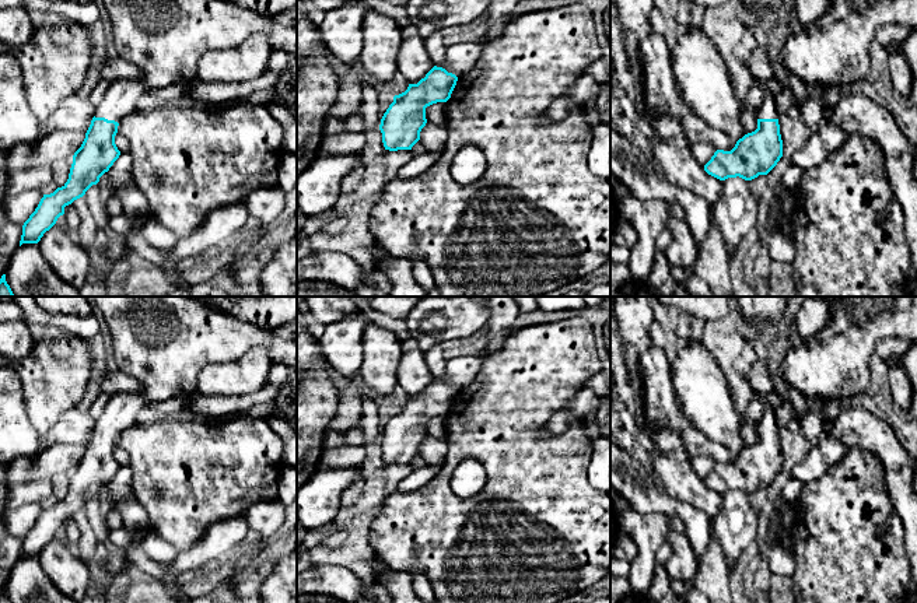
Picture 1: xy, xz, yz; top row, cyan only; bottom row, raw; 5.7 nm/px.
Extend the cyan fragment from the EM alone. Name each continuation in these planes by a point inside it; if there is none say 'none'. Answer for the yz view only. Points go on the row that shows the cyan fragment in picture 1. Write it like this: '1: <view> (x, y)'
1: yz (767, 109)

